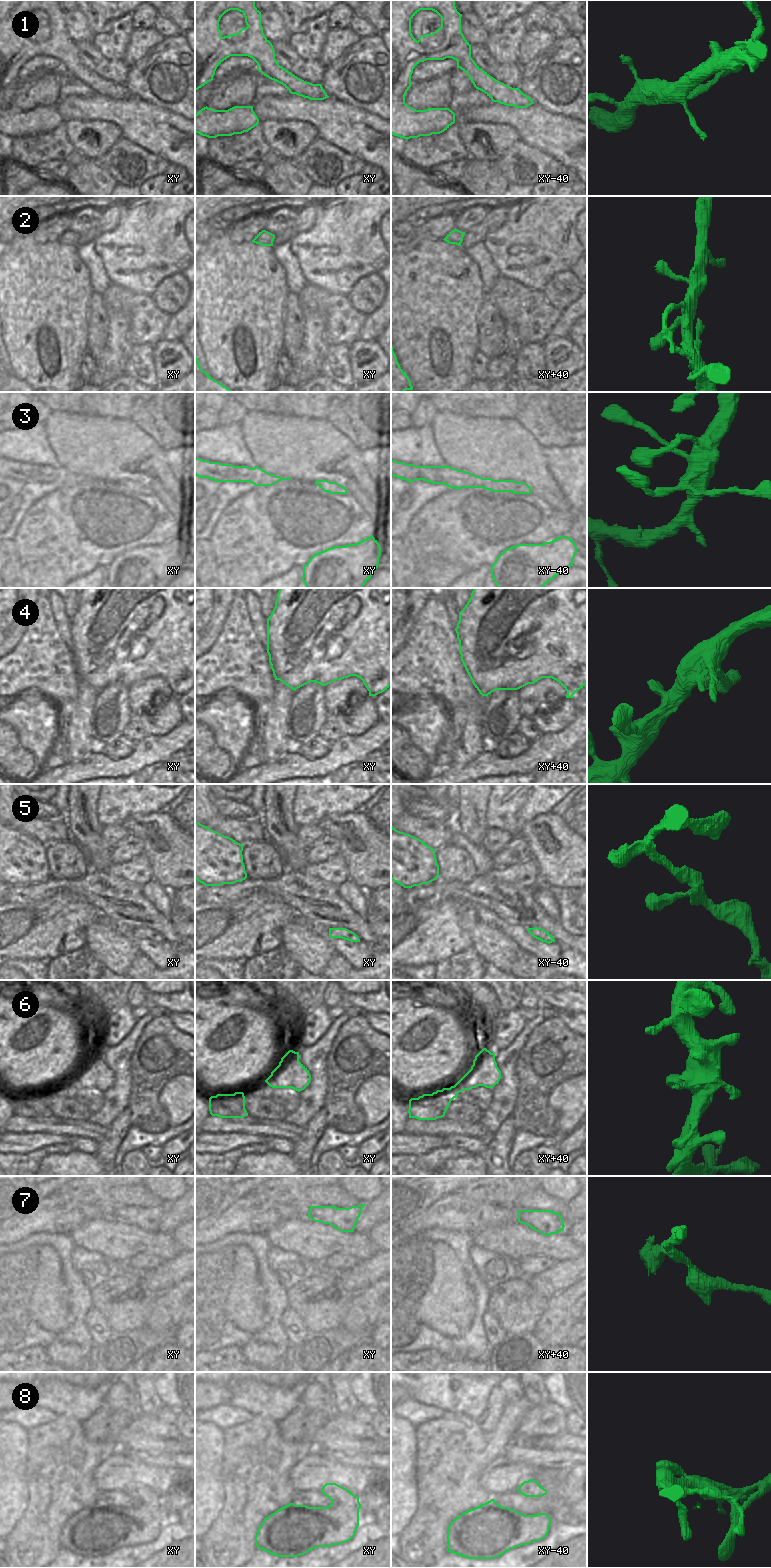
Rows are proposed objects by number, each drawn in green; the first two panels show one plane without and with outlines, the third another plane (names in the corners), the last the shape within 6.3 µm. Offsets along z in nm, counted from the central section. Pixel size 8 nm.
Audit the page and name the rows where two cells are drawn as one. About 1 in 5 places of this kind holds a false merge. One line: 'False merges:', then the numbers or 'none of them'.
False merges: 1, 3

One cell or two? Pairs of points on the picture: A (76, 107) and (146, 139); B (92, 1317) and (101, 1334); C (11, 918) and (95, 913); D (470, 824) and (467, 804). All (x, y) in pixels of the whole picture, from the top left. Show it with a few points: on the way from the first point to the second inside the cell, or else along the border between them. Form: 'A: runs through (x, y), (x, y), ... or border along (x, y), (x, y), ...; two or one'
A: runs through (93, 108), (117, 111), (129, 122); one
B: runs through (95, 1321), (98, 1331); one
C: runs through (32, 915), (34, 913), (74, 913); one
D: runs through (470, 819), (470, 809); one

